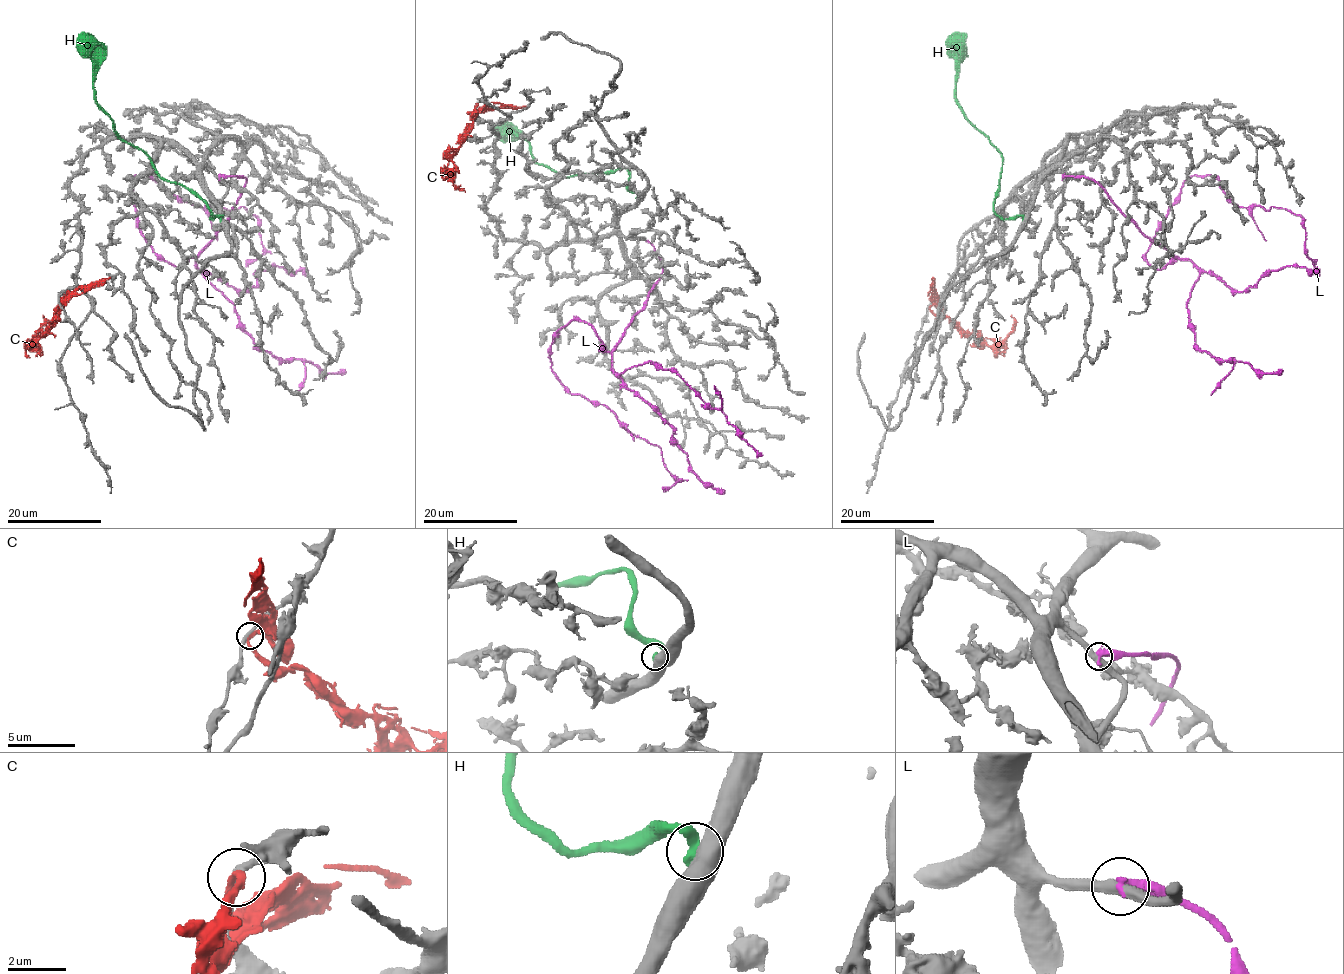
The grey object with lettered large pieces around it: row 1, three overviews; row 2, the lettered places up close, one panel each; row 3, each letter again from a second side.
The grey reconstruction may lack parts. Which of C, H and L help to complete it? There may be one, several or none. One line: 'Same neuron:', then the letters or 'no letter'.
Same neuron: no letter

